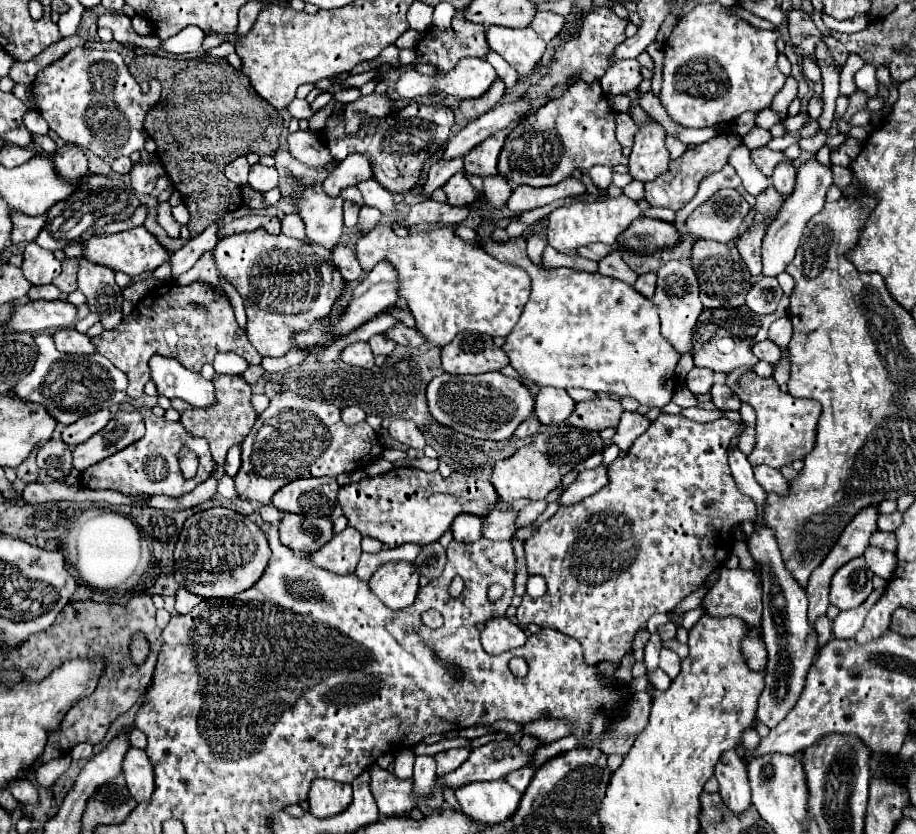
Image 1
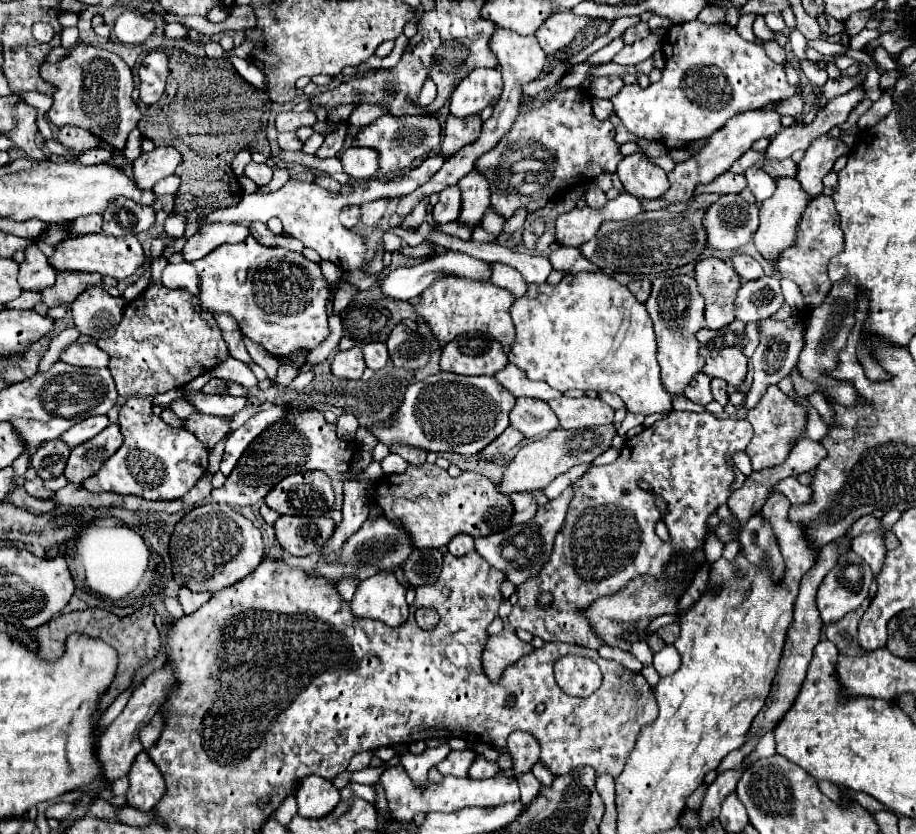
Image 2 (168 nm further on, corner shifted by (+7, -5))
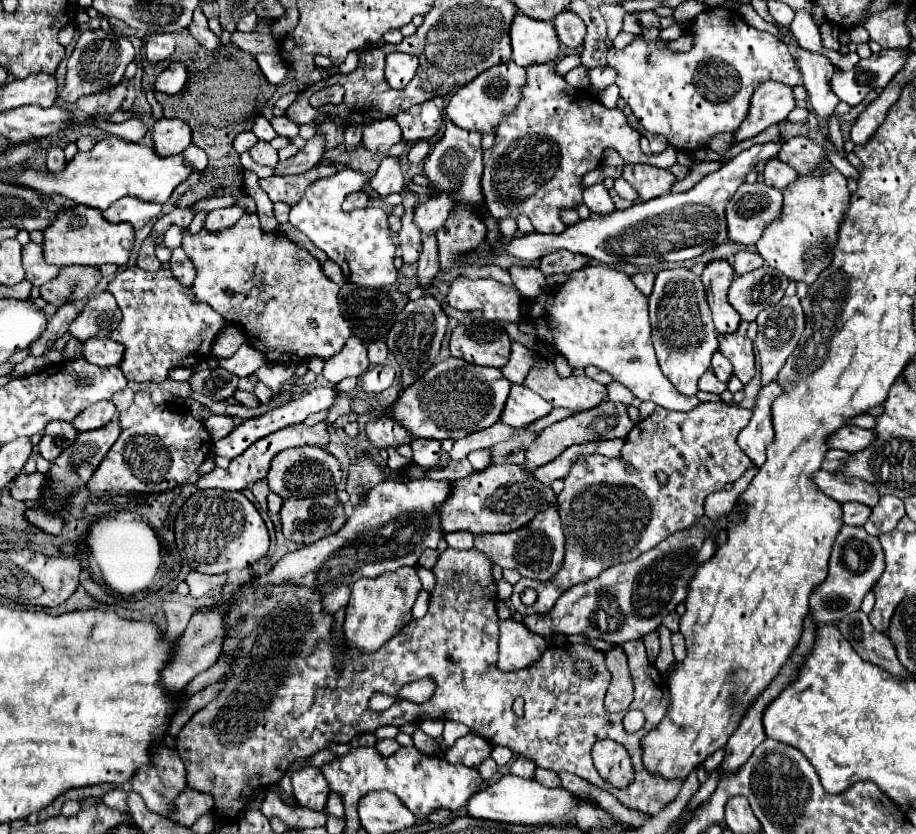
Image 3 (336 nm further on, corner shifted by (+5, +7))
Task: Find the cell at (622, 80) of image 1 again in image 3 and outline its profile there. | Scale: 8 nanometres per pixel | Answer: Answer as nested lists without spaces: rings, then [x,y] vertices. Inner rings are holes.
[[[605,65],[605,67],[595,67],[595,69],[589,71],[591,89],[593,89],[593,91],[601,91],[601,89],[613,85],[613,83],[615,83],[615,77],[617,77],[617,73],[615,73],[613,67],[609,67],[609,65]]]

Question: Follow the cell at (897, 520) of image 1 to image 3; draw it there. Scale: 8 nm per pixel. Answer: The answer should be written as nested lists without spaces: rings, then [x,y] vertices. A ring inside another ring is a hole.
[[[857,501],[841,503],[841,509],[843,509],[843,523],[845,523],[845,525],[853,525],[853,527],[865,525],[867,517],[871,515],[871,507],[861,505],[861,503],[857,503]]]

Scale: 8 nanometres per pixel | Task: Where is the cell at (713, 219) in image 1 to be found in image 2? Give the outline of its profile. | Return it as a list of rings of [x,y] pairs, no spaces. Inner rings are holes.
[[[741,195],[719,197],[705,215],[705,229],[707,229],[709,245],[713,245],[719,251],[735,251],[747,245],[757,227],[759,227],[759,205],[747,203]]]

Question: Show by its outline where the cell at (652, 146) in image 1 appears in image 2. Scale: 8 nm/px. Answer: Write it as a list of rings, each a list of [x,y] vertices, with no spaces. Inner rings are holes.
[[[641,151],[627,155],[619,163],[617,175],[623,183],[623,189],[637,199],[659,199],[669,189],[667,173],[653,165]]]

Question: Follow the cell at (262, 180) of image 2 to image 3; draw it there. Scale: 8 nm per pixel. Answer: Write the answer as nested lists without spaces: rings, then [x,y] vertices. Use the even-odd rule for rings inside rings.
[[[257,141],[257,145],[249,151],[251,153],[251,157],[253,157],[253,161],[255,163],[259,163],[259,165],[267,165],[267,167],[273,167],[273,165],[277,165],[277,151],[269,145],[269,143],[265,143],[265,141]]]

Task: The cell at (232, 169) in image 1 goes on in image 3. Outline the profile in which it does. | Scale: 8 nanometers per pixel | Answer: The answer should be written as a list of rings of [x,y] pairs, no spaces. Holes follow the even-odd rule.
[[[247,131],[247,133],[239,133],[235,139],[233,139],[233,147],[237,153],[243,153],[243,151],[249,151],[259,139],[255,137],[255,133]]]

